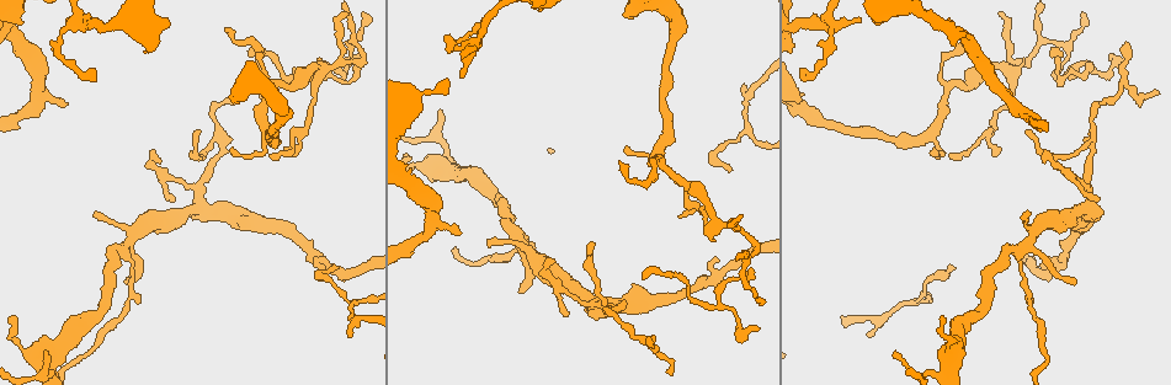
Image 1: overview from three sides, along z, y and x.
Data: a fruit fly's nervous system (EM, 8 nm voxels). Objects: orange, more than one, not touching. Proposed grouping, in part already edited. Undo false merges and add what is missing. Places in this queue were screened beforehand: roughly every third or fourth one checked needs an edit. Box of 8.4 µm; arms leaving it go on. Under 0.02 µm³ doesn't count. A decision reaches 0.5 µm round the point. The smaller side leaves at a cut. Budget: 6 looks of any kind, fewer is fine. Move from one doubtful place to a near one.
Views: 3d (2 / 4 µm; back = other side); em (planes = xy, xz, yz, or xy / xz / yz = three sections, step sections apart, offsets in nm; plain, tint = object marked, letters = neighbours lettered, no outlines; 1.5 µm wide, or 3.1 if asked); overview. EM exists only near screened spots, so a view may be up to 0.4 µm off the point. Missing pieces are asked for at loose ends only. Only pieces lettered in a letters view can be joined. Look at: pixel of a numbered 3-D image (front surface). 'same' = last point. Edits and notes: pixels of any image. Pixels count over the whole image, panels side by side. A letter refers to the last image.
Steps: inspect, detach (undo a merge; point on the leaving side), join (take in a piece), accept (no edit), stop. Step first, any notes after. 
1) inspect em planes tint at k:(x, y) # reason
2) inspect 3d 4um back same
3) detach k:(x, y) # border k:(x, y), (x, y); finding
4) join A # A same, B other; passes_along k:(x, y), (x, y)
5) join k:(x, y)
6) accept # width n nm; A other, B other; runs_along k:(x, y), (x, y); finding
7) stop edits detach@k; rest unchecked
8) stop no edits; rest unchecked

inspect 3d 2um at 1:(1085, 210) # four or more arms meet

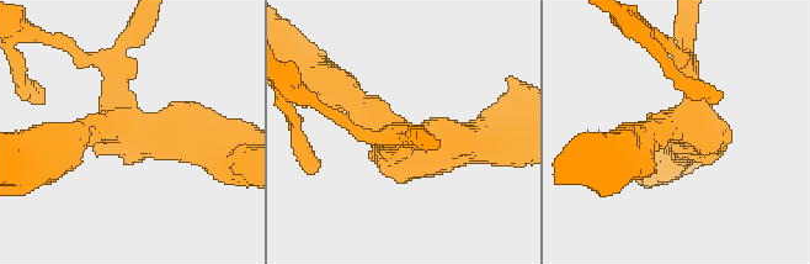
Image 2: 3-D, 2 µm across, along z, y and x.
inspect em planes letters at 2:(687, 129) # arms 4; shape alone is not enough

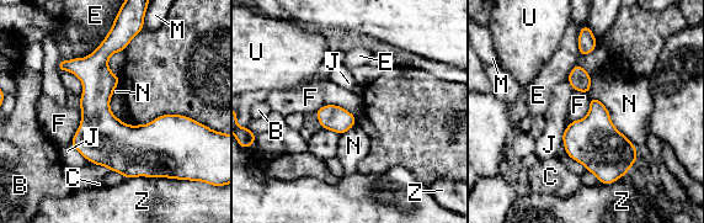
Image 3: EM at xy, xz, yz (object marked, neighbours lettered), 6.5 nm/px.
accept # B other, C other, E other, F other, J other, M other, N other, U other, Z other; border 3:(69, 143), (95, 164); all the same neuron

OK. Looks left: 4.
inspect em planes letters at 1:(643, 279) # an open end

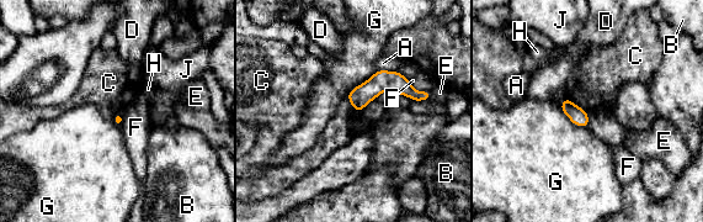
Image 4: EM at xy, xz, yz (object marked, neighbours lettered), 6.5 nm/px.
accept # A other, B other, C other, D other, E other, F other, G other, H other, J other; border 4:(566, 96), (586, 112); no lettered piece goes on from it

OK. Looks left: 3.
inspect em planes letters at 1:(475, 44) # sharp bend

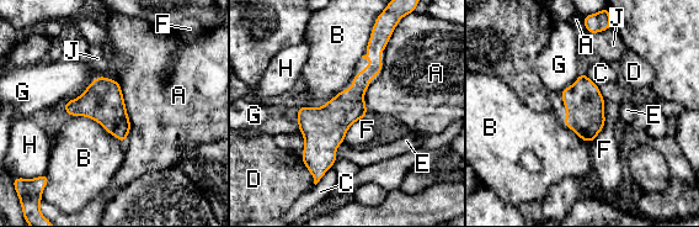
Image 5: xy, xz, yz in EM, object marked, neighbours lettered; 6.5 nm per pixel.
accept # width 240 nm; A other, B other, C other, D other, E other, F other, G other, H other, J other; runs_along 5:(374, 41), (318, 175); all the same neuron

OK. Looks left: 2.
stop no edits; rest unchecked

